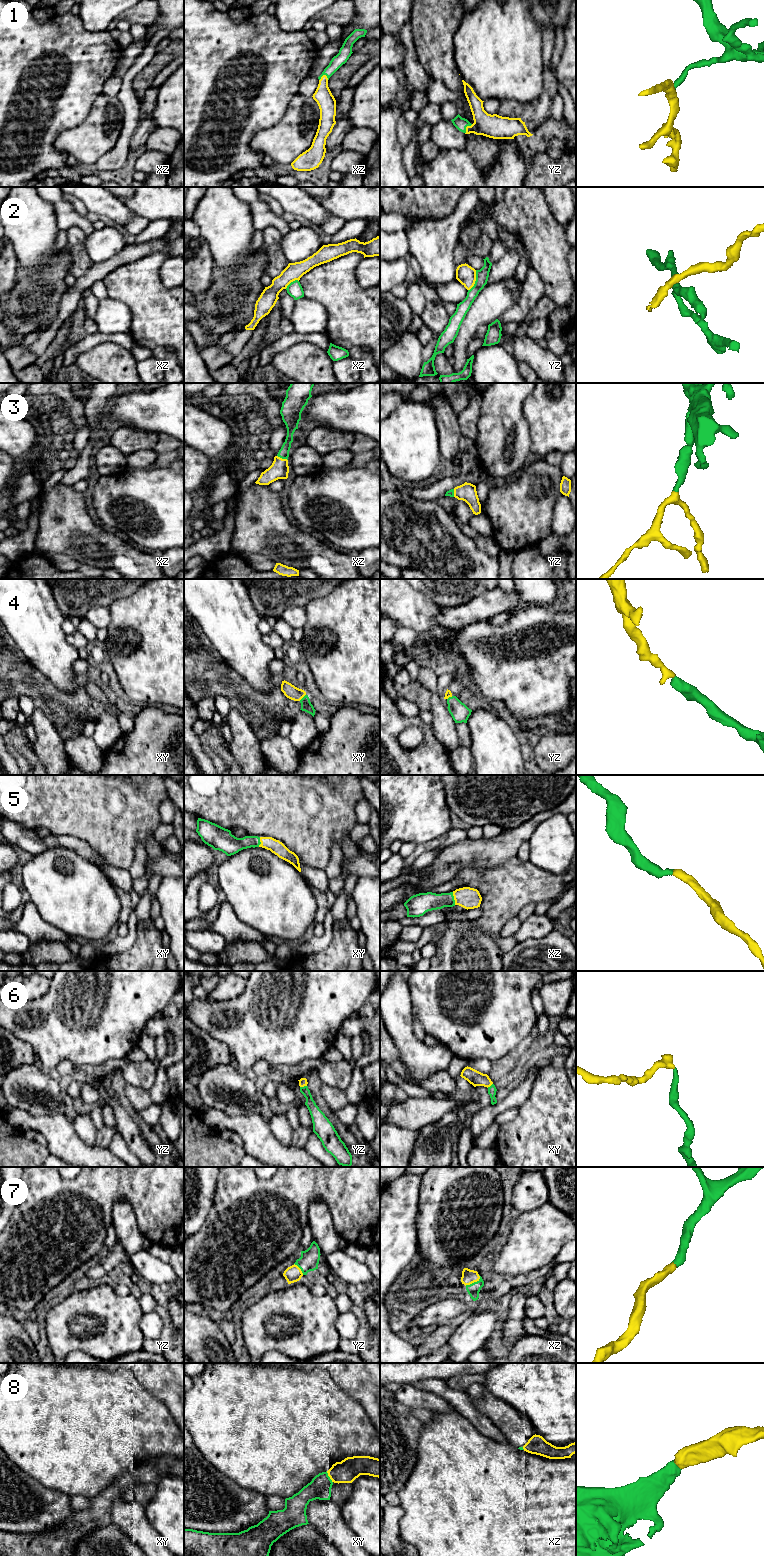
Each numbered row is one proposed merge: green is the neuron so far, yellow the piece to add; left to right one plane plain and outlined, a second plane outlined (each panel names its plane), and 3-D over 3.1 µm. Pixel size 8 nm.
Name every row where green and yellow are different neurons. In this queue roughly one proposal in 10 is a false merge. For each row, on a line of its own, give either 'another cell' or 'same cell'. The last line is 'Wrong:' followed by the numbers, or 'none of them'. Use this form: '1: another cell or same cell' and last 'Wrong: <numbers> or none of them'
1: same cell
2: another cell
3: same cell
4: same cell
5: same cell
6: same cell
7: same cell
8: same cell
Wrong: 2

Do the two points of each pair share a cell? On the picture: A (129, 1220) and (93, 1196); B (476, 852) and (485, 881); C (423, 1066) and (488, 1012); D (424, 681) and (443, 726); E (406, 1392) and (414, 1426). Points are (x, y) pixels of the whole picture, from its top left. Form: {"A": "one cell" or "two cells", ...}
{"A": "two cells", "B": "two cells", "C": "two cells", "D": "one cell", "E": "two cells"}

